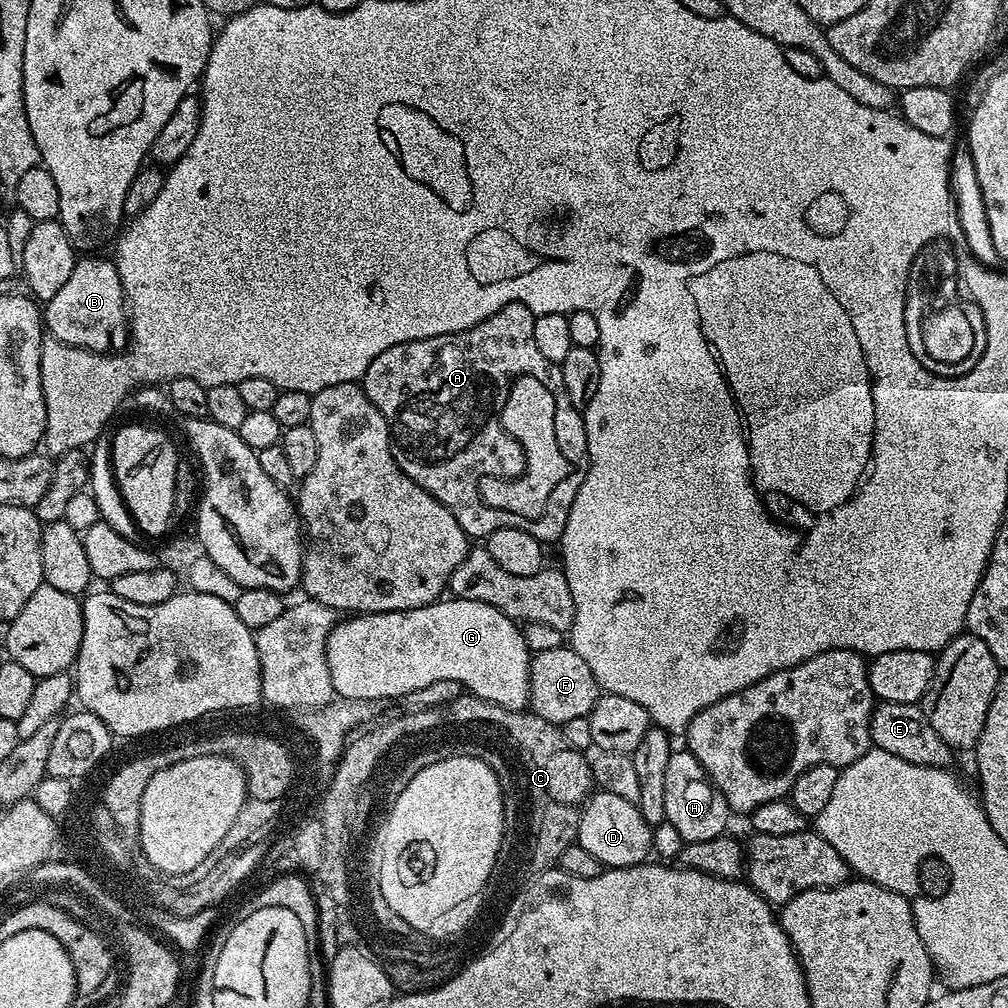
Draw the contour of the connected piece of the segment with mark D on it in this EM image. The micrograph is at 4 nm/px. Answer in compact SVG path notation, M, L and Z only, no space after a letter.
M599 790L589 795L581 810L577 826L576 839L605 868L629 868L635 864L645 863L652 852L653 825L642 818L639 807L626 798L618 798L618 794L610 794Z

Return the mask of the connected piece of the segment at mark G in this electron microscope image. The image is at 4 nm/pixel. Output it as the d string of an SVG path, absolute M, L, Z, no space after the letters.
M441 598L434 604L427 604L414 610L402 610L401 612L369 612L367 614L352 614L341 619L328 636L326 646L326 658L330 666L330 678L332 679L332 691L339 699L364 699L379 702L392 702L396 696L411 697L412 692L422 690L431 683L450 679L461 684L464 690L471 695L482 698L491 704L497 704L508 708L512 712L519 712L529 707L528 687L530 686L530 666L532 665L533 653L529 651L527 642L524 641L524 633L521 625L512 620L502 610L490 606L486 602L470 602L469 600L457 600L455 598Z

